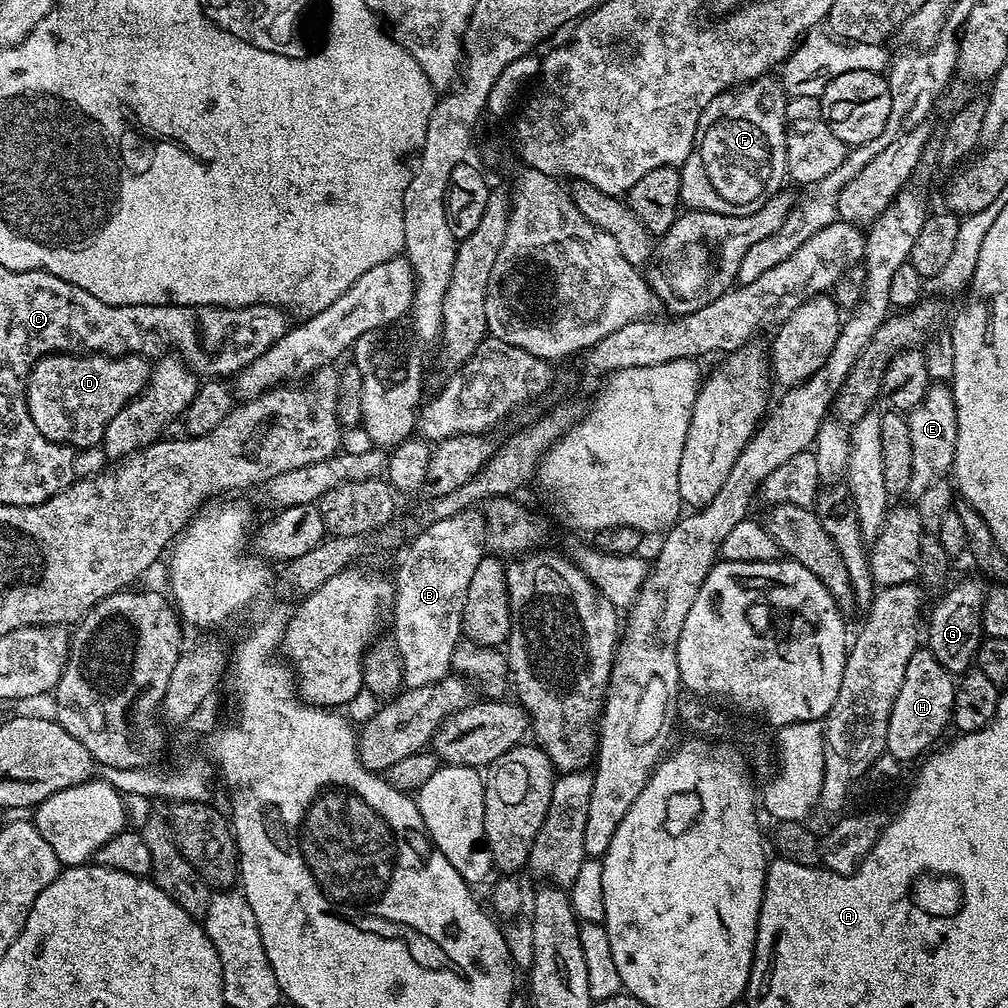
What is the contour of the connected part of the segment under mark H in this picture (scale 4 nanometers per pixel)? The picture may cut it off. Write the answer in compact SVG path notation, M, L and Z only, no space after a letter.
M927 647L917 648L908 662L904 682L889 716L885 749L887 755L894 757L901 764L906 764L922 752L927 753L951 721L954 692L953 675L946 671Z

